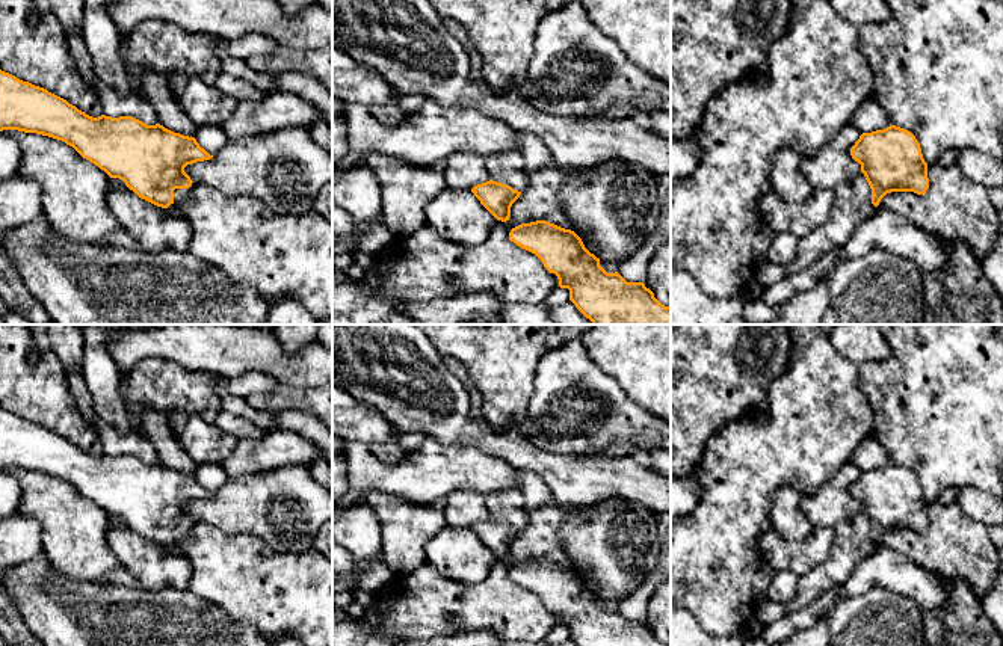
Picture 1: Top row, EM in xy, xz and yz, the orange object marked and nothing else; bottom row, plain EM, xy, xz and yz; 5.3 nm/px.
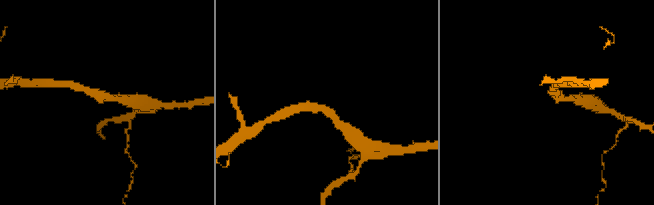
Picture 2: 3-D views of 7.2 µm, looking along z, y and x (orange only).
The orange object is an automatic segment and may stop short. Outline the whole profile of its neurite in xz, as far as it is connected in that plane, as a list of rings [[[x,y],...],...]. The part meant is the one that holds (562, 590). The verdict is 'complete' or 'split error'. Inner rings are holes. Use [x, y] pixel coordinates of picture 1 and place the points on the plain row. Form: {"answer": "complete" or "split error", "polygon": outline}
{"answer": "complete", "polygon": [[[536,558],[512,566],[509,578],[535,592],[544,605],[557,614],[559,625],[569,628],[569,638],[576,646],[671,646],[662,643],[643,620],[627,620],[618,610],[607,611],[600,604],[600,596],[591,592],[571,568]]]}

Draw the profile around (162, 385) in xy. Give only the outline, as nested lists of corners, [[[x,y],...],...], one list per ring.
[[[160,358],[145,359],[122,376],[121,395],[133,432],[142,435],[147,435],[137,417],[142,406],[166,420],[178,411],[189,417],[196,414],[208,423],[214,423],[222,411],[211,373],[186,370]]]

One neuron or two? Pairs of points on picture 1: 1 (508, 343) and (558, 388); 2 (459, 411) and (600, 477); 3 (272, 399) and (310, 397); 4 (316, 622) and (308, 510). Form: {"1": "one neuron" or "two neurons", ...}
{"1": "two neurons", "2": "one neuron", "3": "one neuron", "4": "two neurons"}

